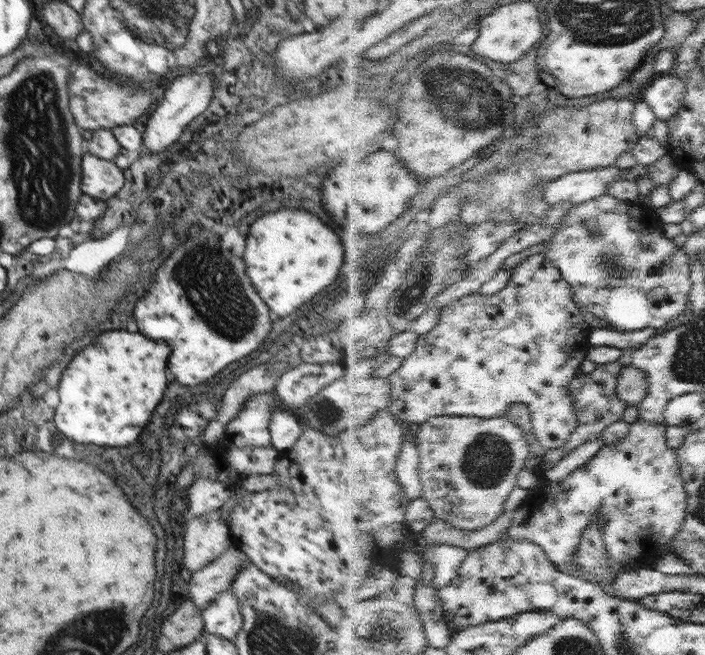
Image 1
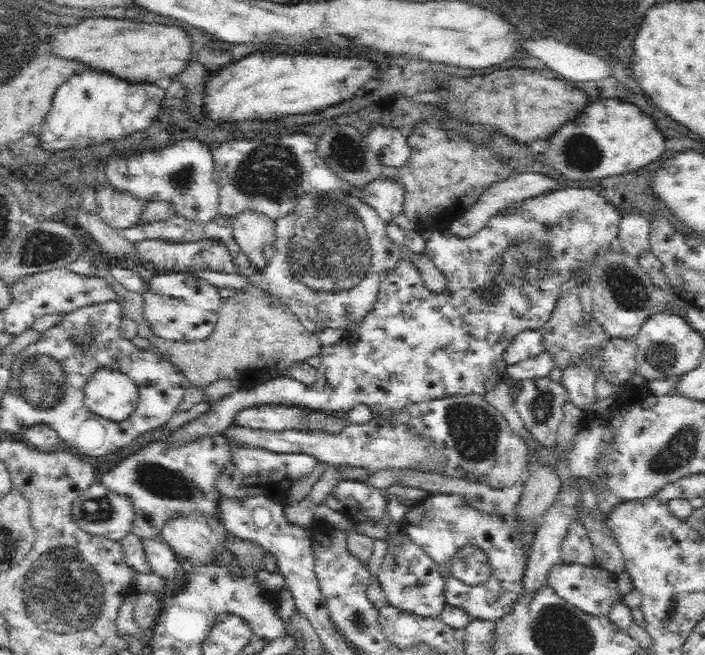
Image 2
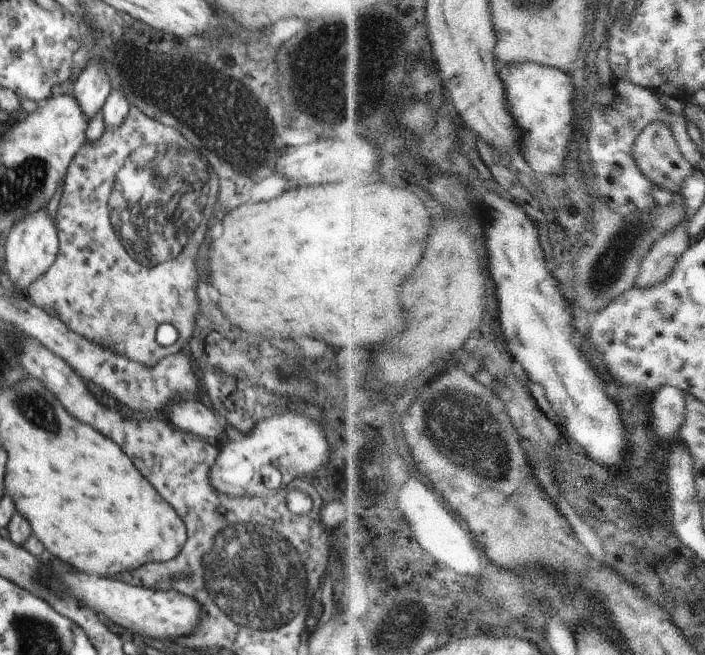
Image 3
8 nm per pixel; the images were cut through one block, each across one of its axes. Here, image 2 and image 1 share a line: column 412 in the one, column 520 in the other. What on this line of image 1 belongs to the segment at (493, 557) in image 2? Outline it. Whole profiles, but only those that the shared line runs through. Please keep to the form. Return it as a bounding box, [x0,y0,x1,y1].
[506,420,689,578]

